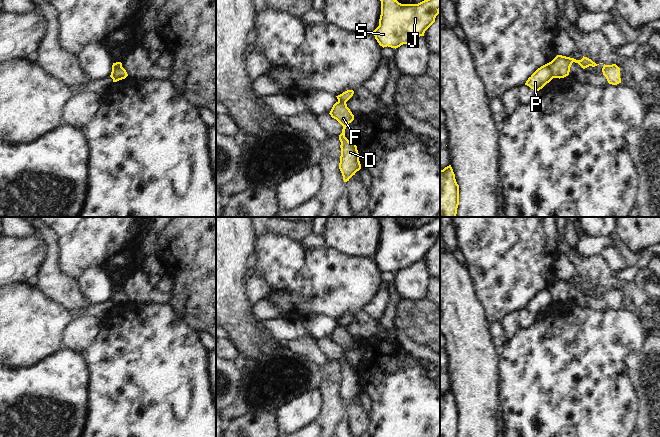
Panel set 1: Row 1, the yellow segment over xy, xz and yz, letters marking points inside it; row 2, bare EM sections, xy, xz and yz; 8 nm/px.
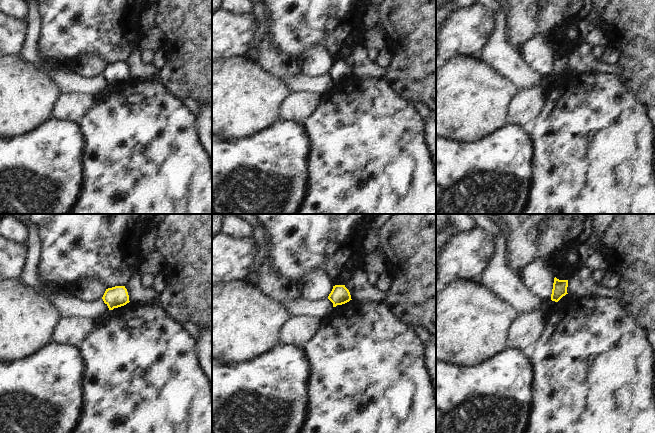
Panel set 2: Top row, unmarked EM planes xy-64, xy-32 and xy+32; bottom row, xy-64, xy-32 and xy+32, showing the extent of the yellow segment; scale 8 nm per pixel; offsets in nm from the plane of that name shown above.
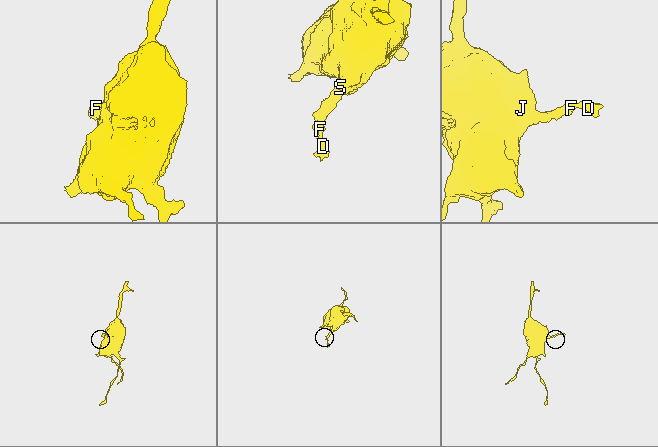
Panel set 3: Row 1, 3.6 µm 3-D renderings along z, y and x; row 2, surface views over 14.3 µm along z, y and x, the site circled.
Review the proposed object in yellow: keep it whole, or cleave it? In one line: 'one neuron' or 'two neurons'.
two neurons

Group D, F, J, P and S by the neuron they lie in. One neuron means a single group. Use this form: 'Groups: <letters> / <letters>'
Groups: D F / J P S

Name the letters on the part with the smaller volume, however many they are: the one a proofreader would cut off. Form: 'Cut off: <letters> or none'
Cut off: D, F

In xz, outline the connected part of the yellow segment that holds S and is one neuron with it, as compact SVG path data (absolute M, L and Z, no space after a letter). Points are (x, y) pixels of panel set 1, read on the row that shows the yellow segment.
M380 0L379 26L373 31L380 46L398 48L424 36L440 11L440 0L418 4L401 4L397 0Z

